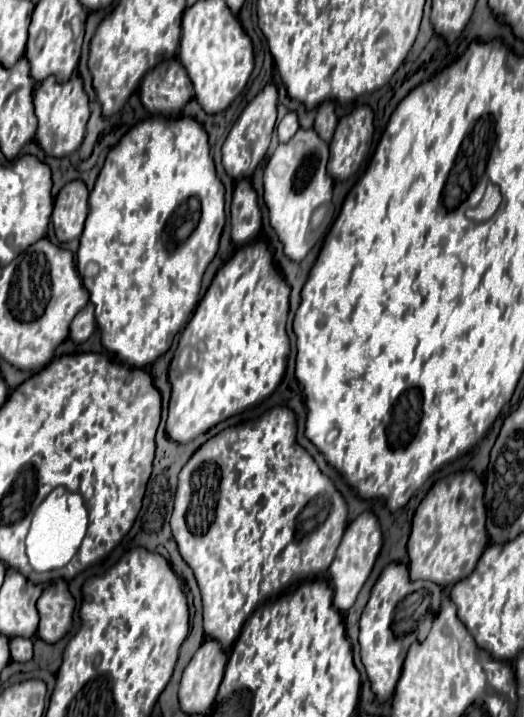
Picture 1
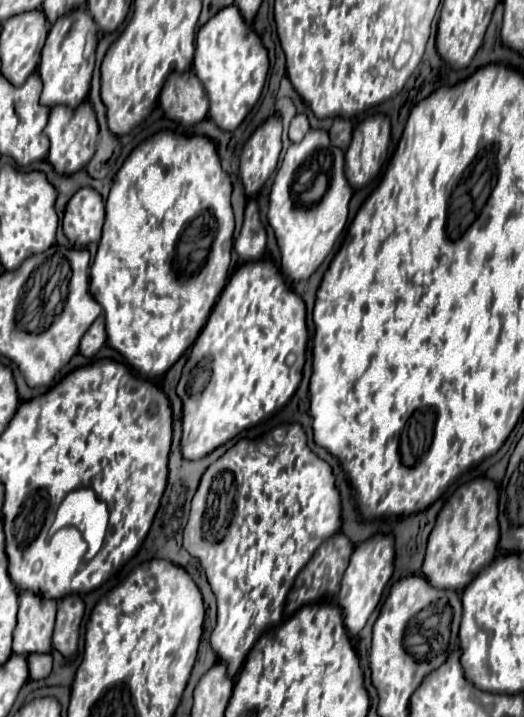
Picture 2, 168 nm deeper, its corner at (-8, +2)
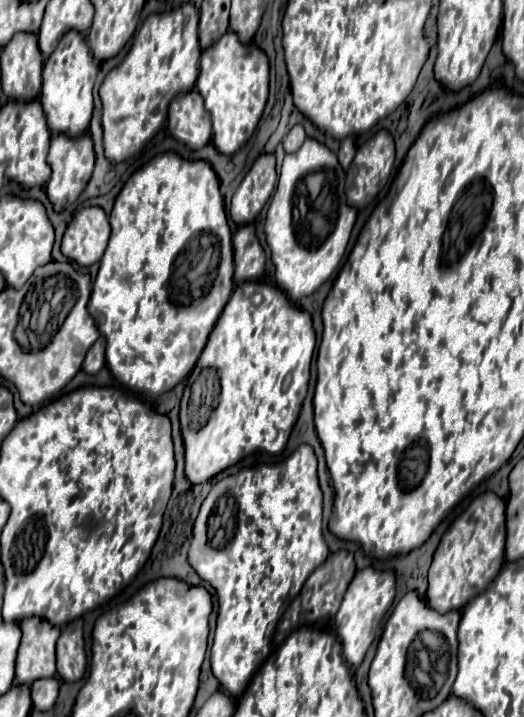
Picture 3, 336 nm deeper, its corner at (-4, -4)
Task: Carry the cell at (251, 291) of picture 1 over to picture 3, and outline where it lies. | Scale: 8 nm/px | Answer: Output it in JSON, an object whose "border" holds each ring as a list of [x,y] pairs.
{"border":[[[242,282],[234,288],[214,330],[210,332],[200,360],[188,376],[188,384],[180,402],[180,426],[186,448],[186,478],[192,484],[206,482],[254,450],[266,446],[272,454],[284,450],[306,396],[314,346],[316,336],[310,314],[290,304],[278,288],[266,282]]]}

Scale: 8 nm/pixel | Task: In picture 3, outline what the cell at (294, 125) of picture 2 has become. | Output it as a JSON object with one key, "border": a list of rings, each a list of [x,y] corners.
{"border":[[[296,124],[290,132],[288,132],[288,136],[284,138],[284,150],[286,152],[296,152],[300,146],[302,146],[302,142],[306,140],[306,132],[304,132],[304,128],[300,126],[300,124]]]}

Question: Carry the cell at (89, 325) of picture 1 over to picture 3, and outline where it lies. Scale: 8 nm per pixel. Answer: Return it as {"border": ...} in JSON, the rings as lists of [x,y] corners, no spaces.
{"border":[[[100,336],[90,346],[90,350],[86,352],[86,358],[84,358],[84,364],[82,364],[82,370],[86,374],[96,374],[104,366],[104,348],[106,348],[106,338]]]}

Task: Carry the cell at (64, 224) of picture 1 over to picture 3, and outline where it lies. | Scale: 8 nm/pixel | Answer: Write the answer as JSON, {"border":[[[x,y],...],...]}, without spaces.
{"border":[[[98,206],[82,208],[74,214],[64,232],[62,254],[80,266],[90,266],[102,258],[108,236],[110,224],[104,210]]]}

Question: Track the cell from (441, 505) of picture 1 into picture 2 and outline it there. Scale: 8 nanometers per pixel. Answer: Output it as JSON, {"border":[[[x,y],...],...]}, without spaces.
{"border":[[[474,480],[460,486],[438,514],[436,526],[428,538],[422,572],[434,588],[464,590],[476,574],[486,568],[498,548],[498,488],[492,480]]]}

